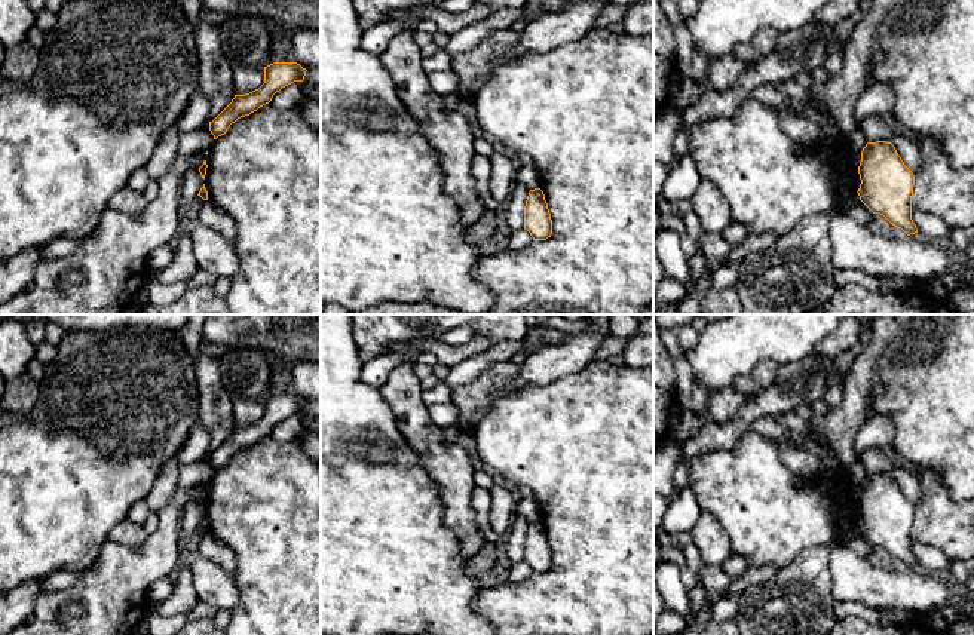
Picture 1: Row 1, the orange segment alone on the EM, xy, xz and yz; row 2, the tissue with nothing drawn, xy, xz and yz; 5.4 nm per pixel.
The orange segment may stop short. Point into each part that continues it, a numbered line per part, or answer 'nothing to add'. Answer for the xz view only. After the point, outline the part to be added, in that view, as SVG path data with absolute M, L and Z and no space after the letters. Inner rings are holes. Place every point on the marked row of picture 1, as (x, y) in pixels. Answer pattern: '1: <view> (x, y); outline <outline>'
nothing to add

